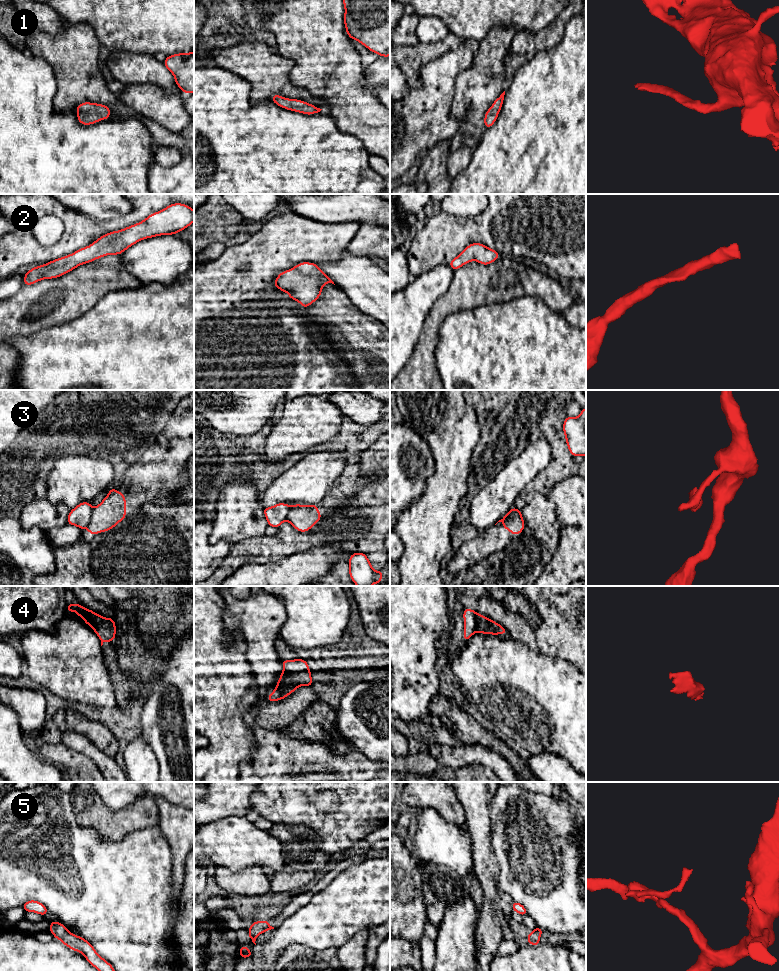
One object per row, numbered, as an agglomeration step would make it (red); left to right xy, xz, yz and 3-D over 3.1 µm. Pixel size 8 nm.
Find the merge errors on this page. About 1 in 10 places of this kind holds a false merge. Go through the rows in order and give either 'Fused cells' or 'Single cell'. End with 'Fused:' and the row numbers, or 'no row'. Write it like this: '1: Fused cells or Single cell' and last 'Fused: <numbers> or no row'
1: Single cell
2: Single cell
3: Fused cells
4: Single cell
5: Single cell
Fused: 3

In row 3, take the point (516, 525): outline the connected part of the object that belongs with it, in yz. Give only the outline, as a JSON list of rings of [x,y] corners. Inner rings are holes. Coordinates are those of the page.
[[[516,509],[510,521],[503,522],[503,528],[509,530],[513,535],[519,535],[525,528],[525,523],[521,514],[521,510]]]

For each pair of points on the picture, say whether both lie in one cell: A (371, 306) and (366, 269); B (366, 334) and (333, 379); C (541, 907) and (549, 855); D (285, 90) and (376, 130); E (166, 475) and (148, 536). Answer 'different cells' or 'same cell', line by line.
A: same cell
B: different cells
C: same cell
D: different cells
E: different cells

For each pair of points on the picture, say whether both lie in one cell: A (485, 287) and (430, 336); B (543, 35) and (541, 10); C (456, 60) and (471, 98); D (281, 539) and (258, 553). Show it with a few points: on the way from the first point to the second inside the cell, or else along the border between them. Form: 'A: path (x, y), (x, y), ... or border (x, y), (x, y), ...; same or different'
A: path (468, 290), (454, 300), (435, 319); same
B: border (560, 13), (534, 34); different
C: border (475, 53), (472, 65), (458, 74), (453, 93); different
D: path (275, 545), (272, 548), (264, 549); same

